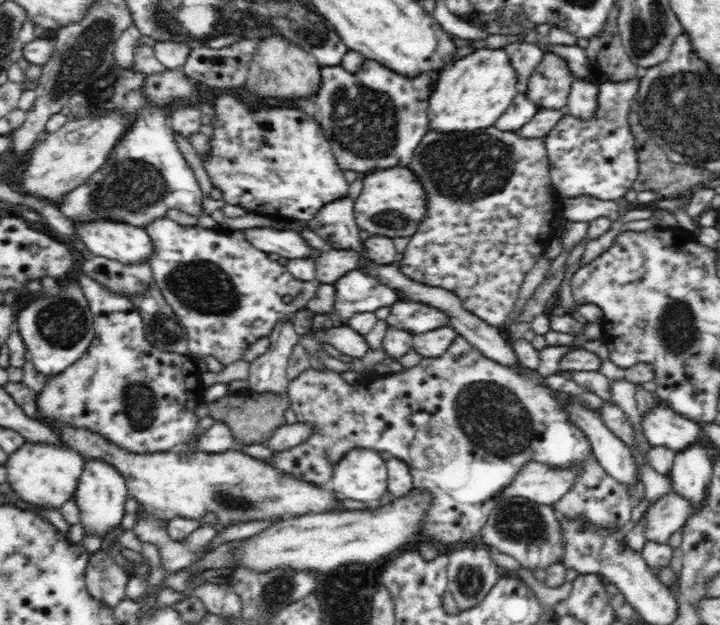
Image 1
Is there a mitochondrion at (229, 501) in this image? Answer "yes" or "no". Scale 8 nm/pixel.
yes

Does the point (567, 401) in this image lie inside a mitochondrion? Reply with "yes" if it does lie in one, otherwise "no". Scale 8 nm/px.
no

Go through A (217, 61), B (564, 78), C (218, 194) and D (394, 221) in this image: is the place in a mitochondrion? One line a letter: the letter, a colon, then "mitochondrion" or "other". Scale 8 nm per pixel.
A: other
B: other
C: other
D: mitochondrion

